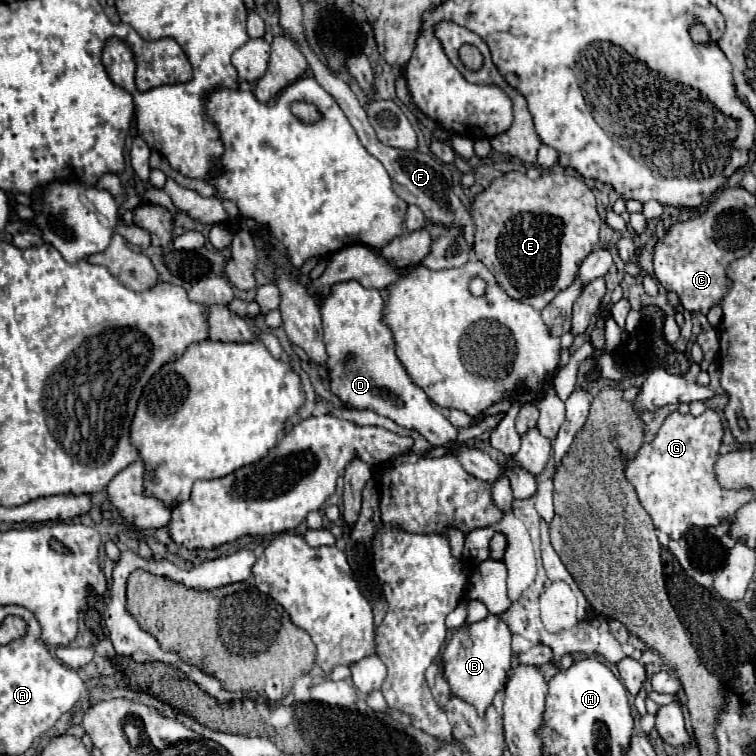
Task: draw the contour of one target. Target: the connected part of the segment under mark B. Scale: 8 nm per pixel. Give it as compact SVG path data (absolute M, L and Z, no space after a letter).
M489 614L481 622L461 626L451 636L443 652L445 678L449 682L451 694L475 706L479 716L483 716L483 712L493 704L495 694L505 686L507 670L511 668L511 658L511 632L499 616Z

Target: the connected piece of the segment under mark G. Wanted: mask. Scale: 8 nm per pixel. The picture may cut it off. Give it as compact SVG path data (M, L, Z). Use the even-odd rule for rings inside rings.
M707 408L699 416L671 412L653 442L643 446L625 470L655 528L673 540L679 540L691 526L731 522L735 512L755 498L751 490L723 490L717 484L713 464L719 458L721 438L723 426L715 410Z

